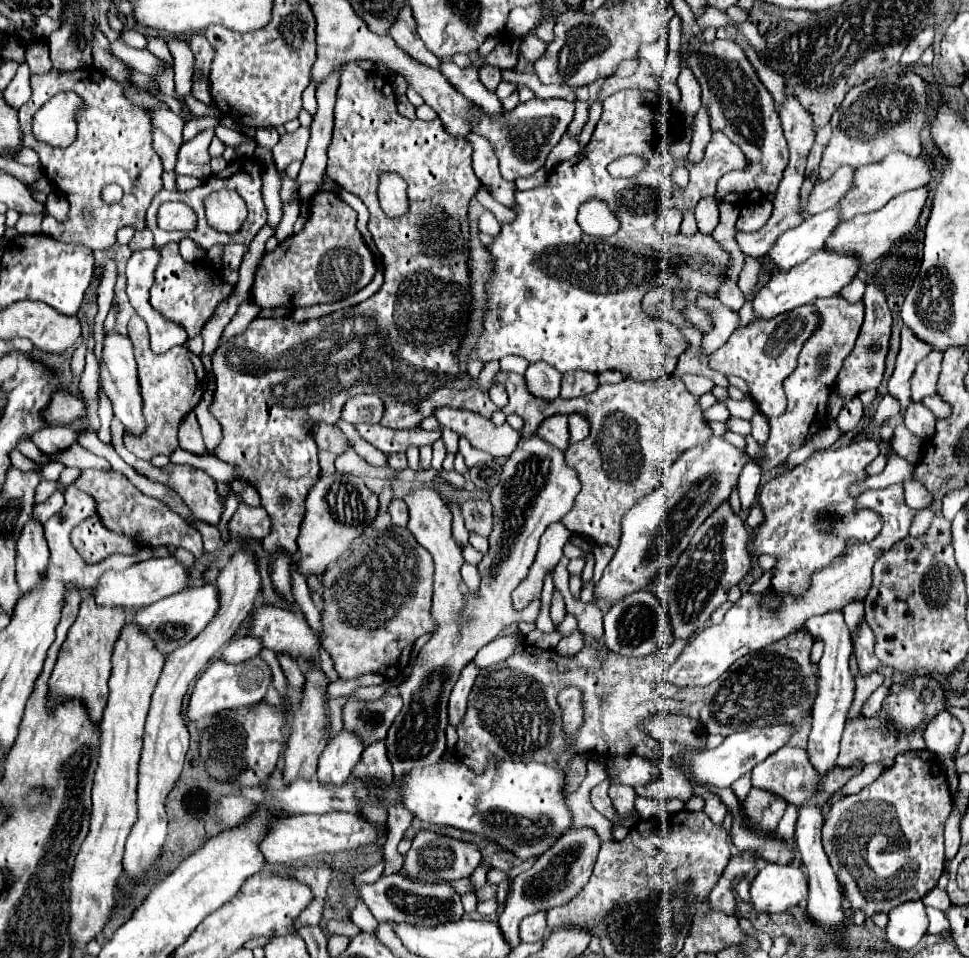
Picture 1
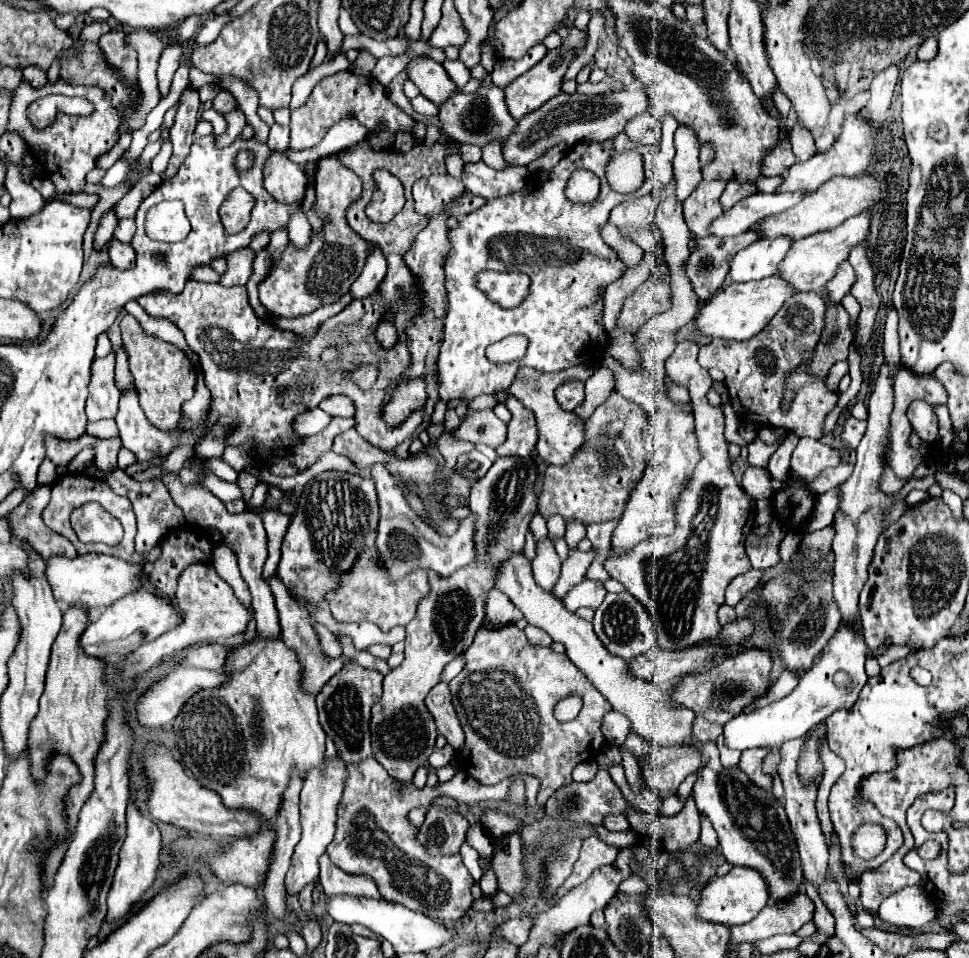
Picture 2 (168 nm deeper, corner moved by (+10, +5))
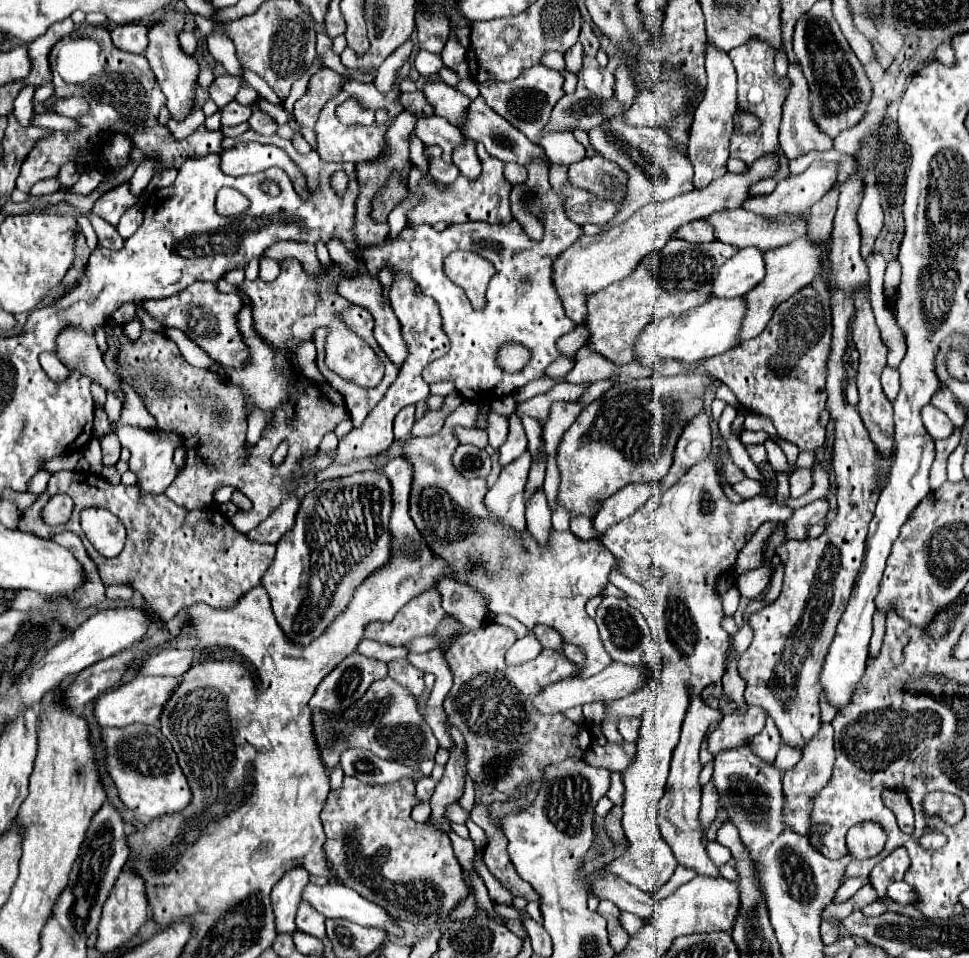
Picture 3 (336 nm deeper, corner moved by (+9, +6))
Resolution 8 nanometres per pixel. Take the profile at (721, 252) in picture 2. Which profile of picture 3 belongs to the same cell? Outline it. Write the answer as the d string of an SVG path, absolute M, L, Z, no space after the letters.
M673 238L663 250L645 256L631 276L587 298L591 348L615 364L631 362L637 334L641 334L641 330L653 320L681 316L701 302L707 302L713 296L713 278L717 276L717 270L735 252L735 246L717 240L709 244L691 244Z

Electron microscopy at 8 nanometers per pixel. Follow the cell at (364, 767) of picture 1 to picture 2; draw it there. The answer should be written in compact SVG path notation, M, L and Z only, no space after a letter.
M366 759L360 765L348 765L348 777L344 783L344 793L338 803L336 835L328 845L326 853L332 863L350 875L368 875L374 879L382 899L388 903L404 905L412 911L424 913L432 921L456 923L472 907L472 877L464 867L460 855L428 855L426 847L418 843L418 827L408 821L408 811L412 807L430 805L438 795L456 795L458 801L472 803L484 799L504 801L514 779L522 779L526 787L526 803L532 805L540 781L528 773L516 773L504 779L500 785L484 787L476 779L466 777L458 771L450 781L438 783L438 787L418 789L414 783L398 783L392 779L376 759Z

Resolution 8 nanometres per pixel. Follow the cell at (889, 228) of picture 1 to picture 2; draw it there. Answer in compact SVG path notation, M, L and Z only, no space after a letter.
M864 211L848 221L844 221L842 225L838 225L836 229L830 229L828 233L816 233L812 237L804 237L796 243L792 243L792 247L788 249L786 257L780 261L778 267L778 275L792 287L792 291L802 293L802 291L820 291L824 289L824 285L828 283L828 279L832 279L832 275L836 273L836 267L848 259L850 249L860 243L862 239L868 237L870 233L870 211Z

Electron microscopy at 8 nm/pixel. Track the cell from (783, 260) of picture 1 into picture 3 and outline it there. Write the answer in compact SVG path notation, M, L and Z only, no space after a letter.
M753 246L737 250L719 270L713 282L713 296L733 298L739 294L747 294L761 282L765 276L765 258L763 250Z

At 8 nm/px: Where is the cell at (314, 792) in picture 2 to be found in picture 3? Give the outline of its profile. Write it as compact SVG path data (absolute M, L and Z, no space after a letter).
M297 864L291 870L283 874L283 878L277 882L277 886L271 892L275 922L279 934L293 934L295 932L295 914L297 906L301 902L301 890L309 884L309 872Z

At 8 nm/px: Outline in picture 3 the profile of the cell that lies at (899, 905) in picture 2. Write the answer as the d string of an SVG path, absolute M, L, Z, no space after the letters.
M893 882L889 886L889 892L887 896L897 902L899 906L915 906L915 894L913 894L913 888L907 884L907 882Z

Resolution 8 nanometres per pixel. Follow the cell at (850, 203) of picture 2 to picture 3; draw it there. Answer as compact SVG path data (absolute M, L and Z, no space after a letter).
M737 208L737 210L725 210L725 212L717 212L711 214L709 218L705 218L709 224L713 224L715 228L715 236L721 242L733 244L737 248L747 248L747 246L755 246L761 250L773 250L779 246L785 246L797 238L807 236L809 228L807 228L807 220L809 214L801 214L801 216L793 216L793 214L783 214L777 218L761 218L749 210Z

